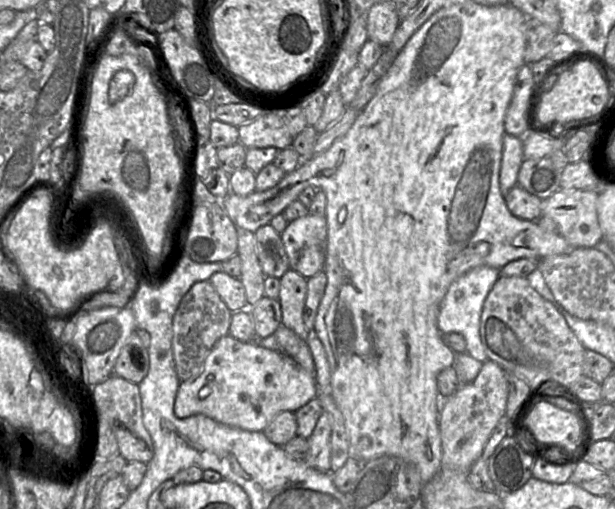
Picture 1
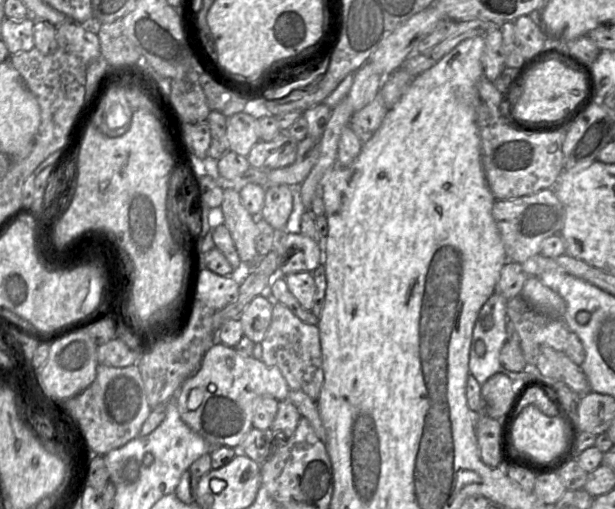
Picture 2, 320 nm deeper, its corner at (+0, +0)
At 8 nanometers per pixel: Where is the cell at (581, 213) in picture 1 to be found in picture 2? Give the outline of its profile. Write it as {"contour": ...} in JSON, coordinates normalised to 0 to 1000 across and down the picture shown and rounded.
{"contour":[[[898,369],[829,393],[807,393],[800,426],[811,454],[826,511],[850,517],[878,497],[881,475],[909,460],[919,430],[917,409]]]}

